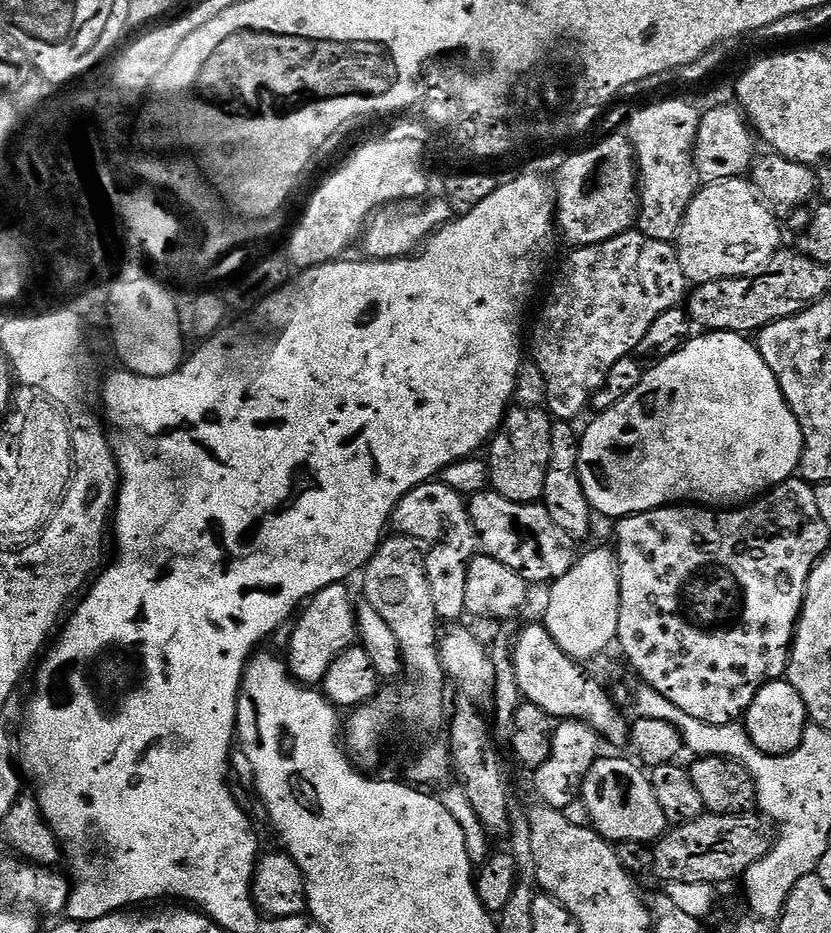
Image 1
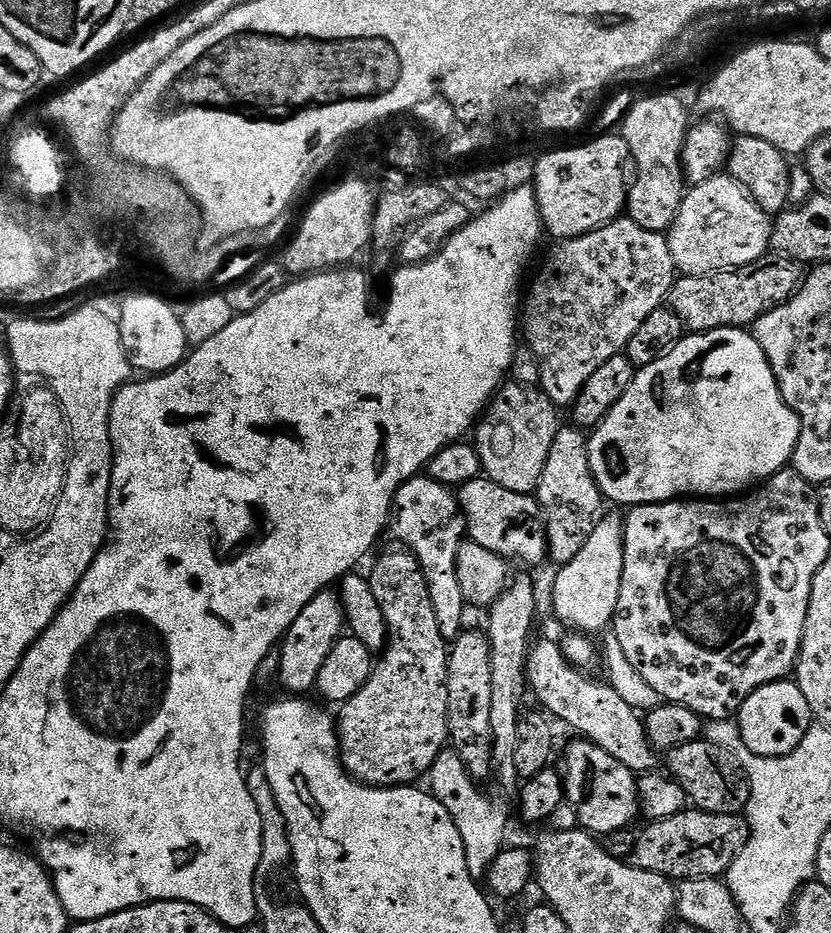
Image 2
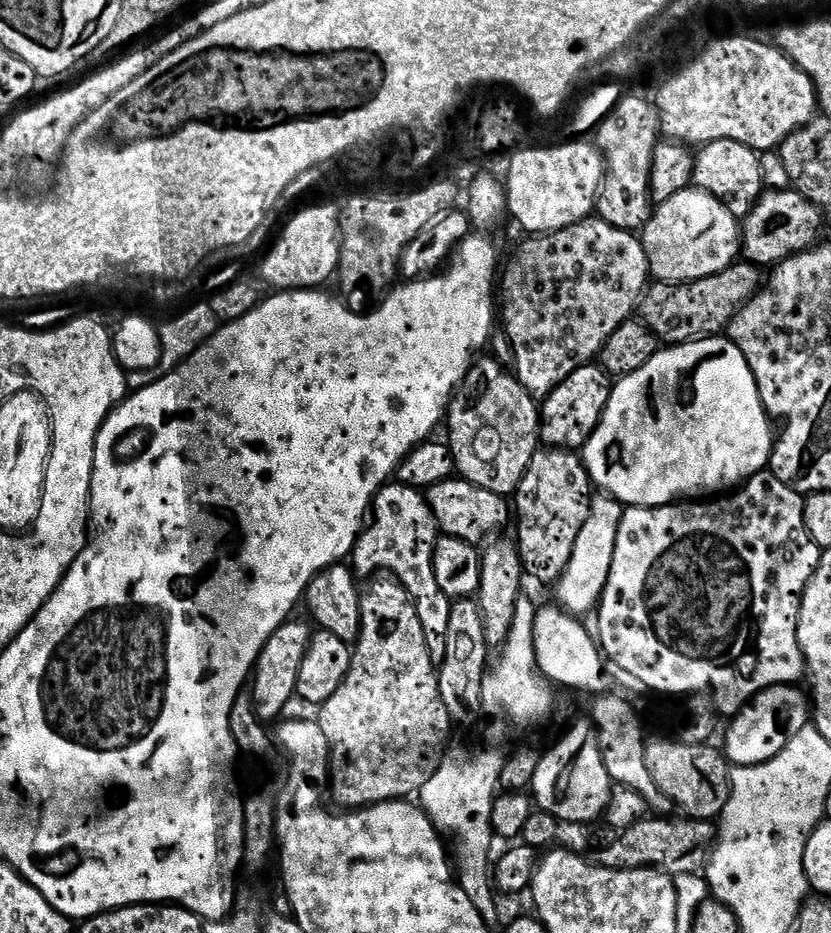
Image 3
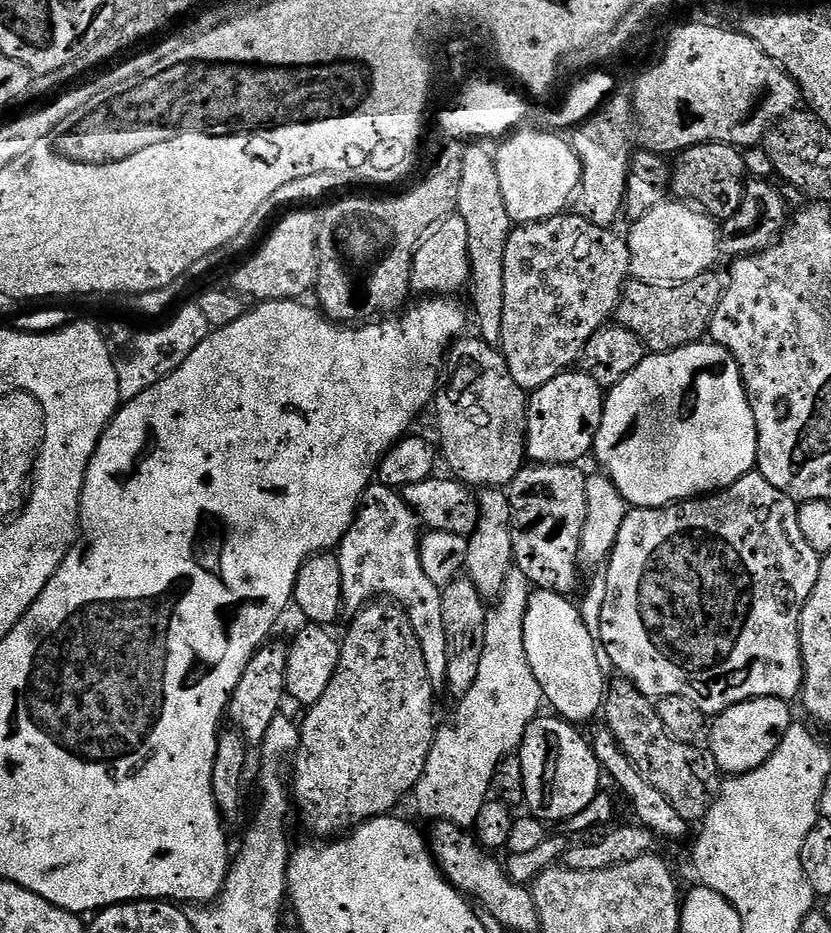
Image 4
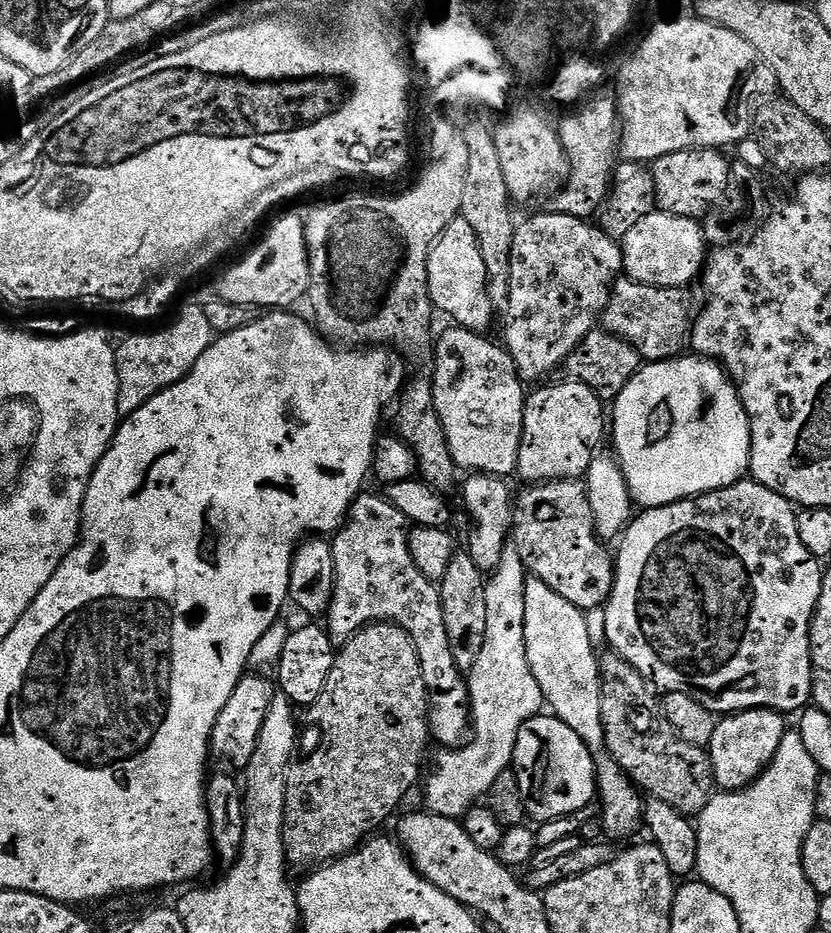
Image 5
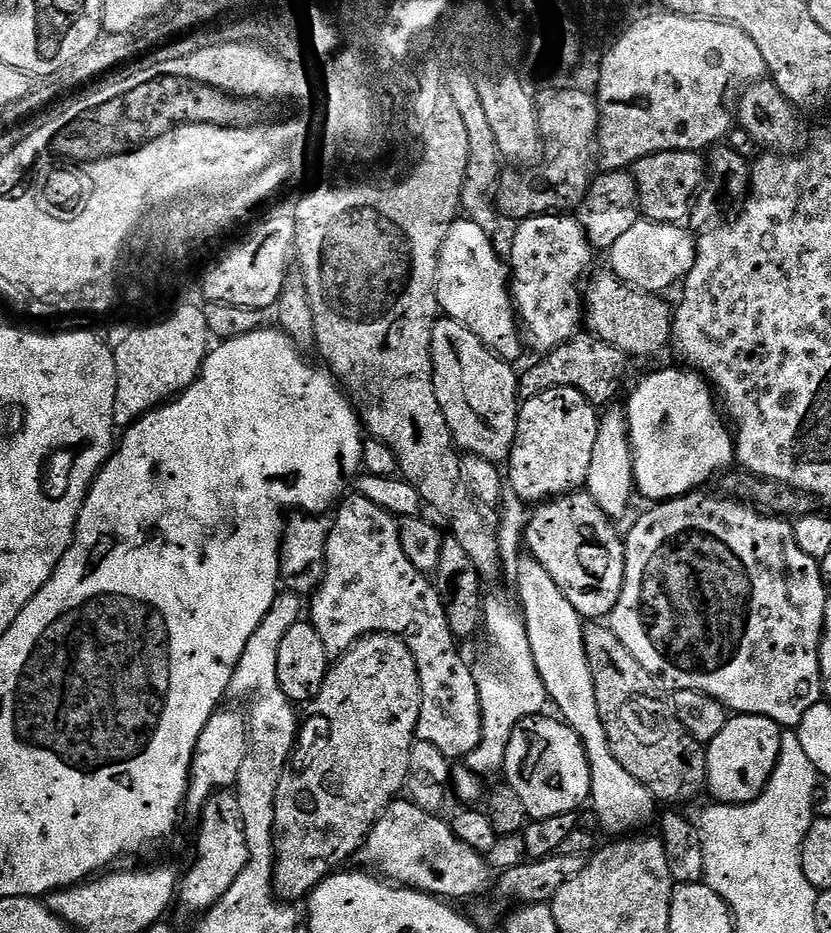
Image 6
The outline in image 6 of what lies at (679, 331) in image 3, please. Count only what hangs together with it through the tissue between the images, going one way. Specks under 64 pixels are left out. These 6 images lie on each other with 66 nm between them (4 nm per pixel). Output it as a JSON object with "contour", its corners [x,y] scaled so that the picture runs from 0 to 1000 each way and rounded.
{"contour":[[[727,289],[710,300],[700,313],[700,347],[711,359],[748,375],[757,384],[789,382],[807,370],[811,330],[799,323],[798,316],[771,313],[759,304],[751,304],[735,289]]]}

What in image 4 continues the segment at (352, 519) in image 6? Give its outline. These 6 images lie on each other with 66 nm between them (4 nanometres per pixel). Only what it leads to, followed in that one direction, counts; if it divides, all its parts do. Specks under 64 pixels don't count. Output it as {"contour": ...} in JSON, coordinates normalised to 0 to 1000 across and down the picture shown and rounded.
{"contour":[[[456,517],[444,519],[436,540],[407,588],[413,651],[428,658],[446,648],[454,642],[451,639],[462,638],[468,639],[468,644],[485,650],[505,685],[517,727],[522,731],[533,730],[539,722],[539,689],[529,653],[532,635],[517,624],[517,620],[513,620],[513,611],[508,611],[508,558],[480,526]]]}

